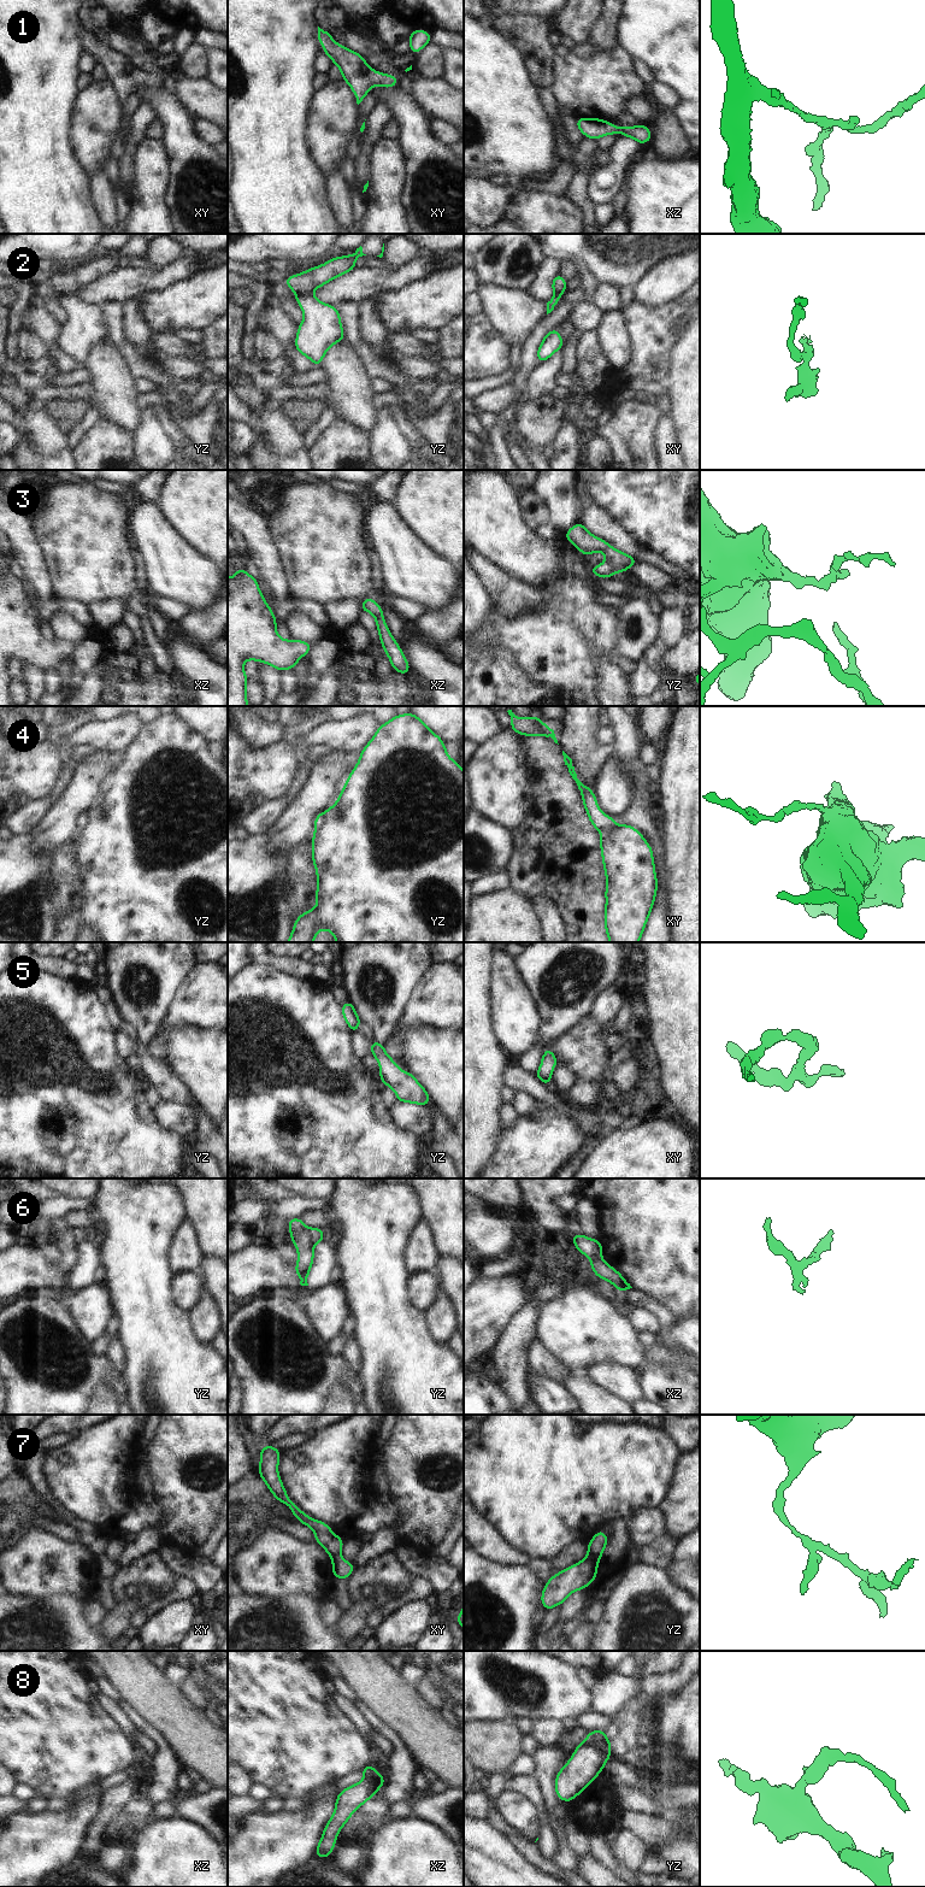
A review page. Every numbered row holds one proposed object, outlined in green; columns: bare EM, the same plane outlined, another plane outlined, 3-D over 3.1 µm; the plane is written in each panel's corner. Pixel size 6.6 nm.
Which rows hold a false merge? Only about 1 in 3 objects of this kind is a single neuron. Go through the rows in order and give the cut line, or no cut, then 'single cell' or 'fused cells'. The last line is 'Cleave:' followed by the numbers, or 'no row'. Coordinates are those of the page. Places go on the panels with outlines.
1: no cut | single cell
2: yz (310, 293), (295, 295) | fused cells
3: yz (607, 560), (616, 571) | fused cells
4: yz (325, 812), (323, 824), (316, 830) | fused cells
5: no cut | single cell
6: yz (308, 1228), (313, 1244) | fused cells
7: yz (589, 1552), (600, 1558) | fused cells
8: yz (583, 1743), (610, 1757) | fused cells
Cleave: 2, 3, 4, 6, 7, 8

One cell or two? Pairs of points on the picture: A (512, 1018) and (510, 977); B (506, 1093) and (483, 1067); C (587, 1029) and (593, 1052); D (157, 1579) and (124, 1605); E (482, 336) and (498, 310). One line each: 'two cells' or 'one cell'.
A: one cell
B: two cells
C: one cell
D: two cells
E: two cells

